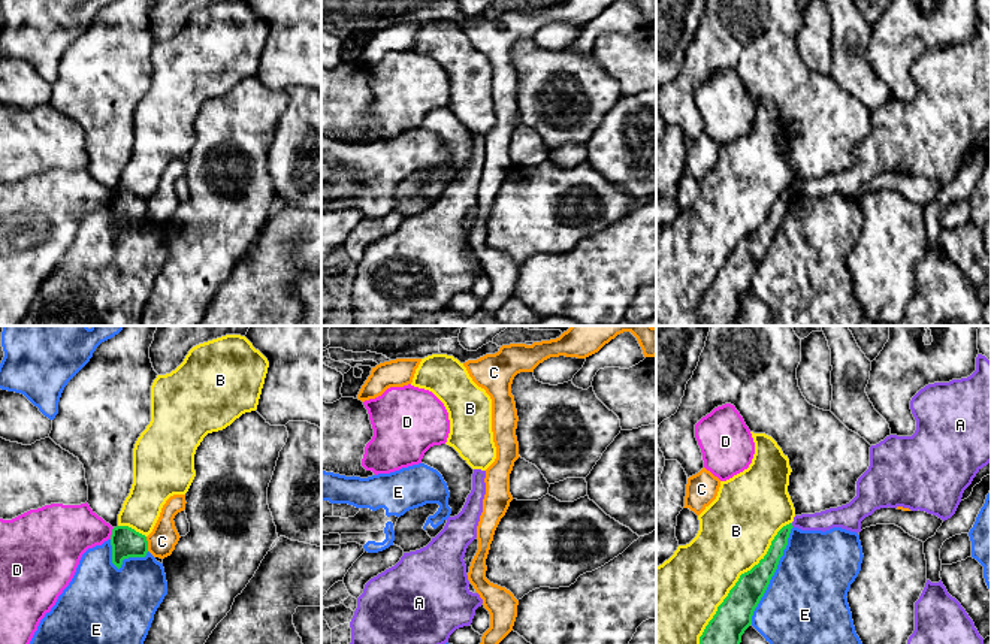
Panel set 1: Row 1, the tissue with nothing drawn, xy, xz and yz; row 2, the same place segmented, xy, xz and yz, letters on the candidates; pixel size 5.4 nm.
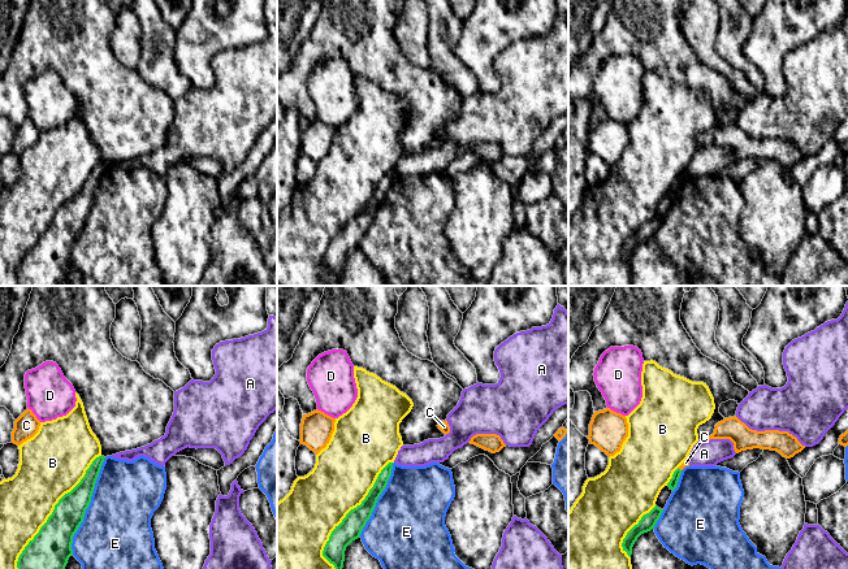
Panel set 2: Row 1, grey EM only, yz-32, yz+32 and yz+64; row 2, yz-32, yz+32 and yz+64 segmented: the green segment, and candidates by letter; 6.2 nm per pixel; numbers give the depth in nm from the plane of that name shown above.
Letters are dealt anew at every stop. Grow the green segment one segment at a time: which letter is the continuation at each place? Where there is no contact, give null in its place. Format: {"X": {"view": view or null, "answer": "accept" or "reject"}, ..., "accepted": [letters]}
{"A": {"view": "yz", "answer": "reject"}, "B": {"view": "yz", "answer": "reject"}, "C": {"view": "xy", "answer": "reject"}, "D": {"view": "xy", "answer": "reject"}, "E": {"view": "yz", "answer": "reject"}, "accepted": []}

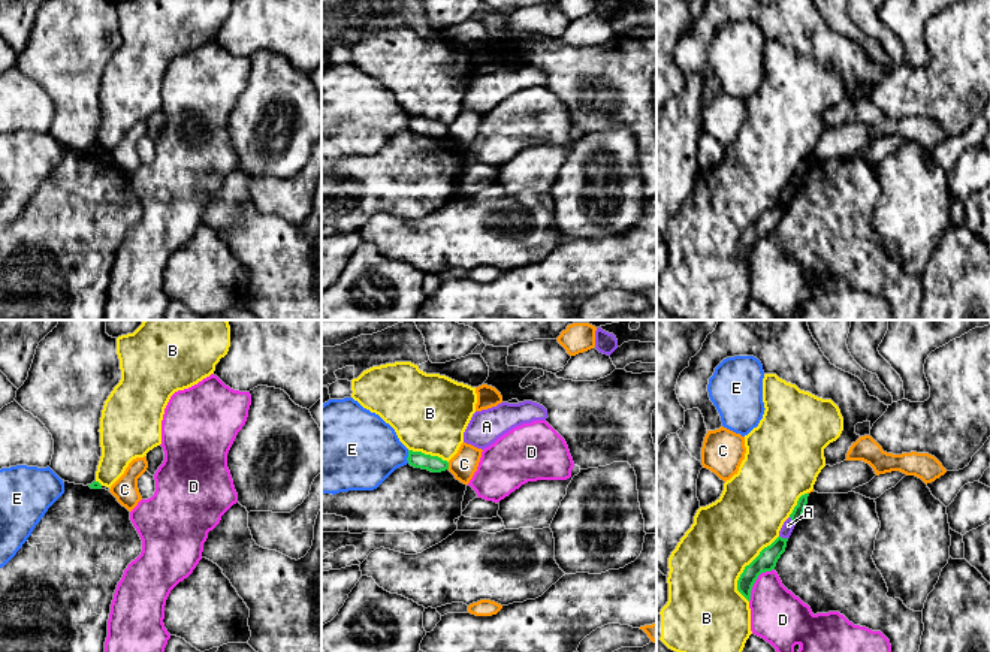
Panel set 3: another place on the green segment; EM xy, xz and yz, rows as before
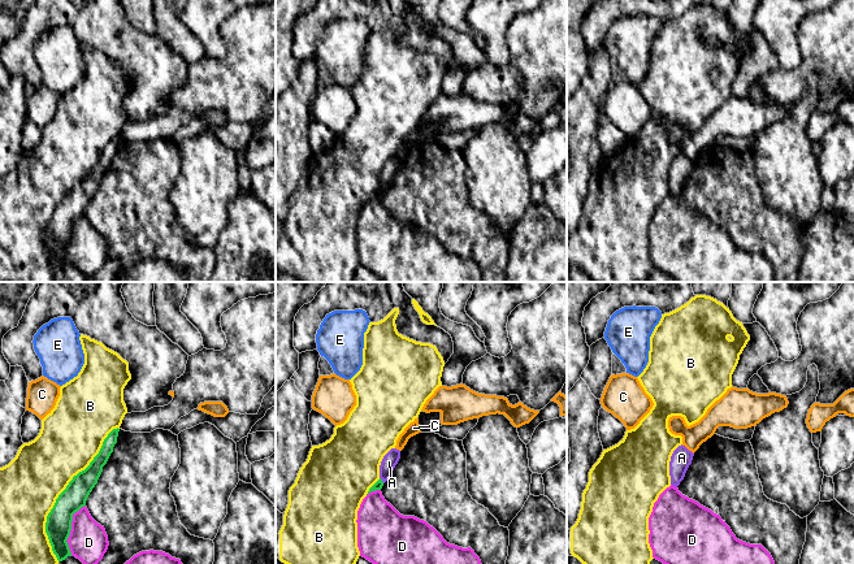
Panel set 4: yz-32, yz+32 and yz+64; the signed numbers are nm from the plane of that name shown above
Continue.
{"A": {"view": "yz", "answer": "reject"}, "B": {"view": "yz", "answer": "reject"}, "C": {"view": "xz", "answer": "reject"}, "D": {"view": "yz", "answer": "reject"}, "E": {"view": "xz", "answer": "reject"}, "accepted": []}

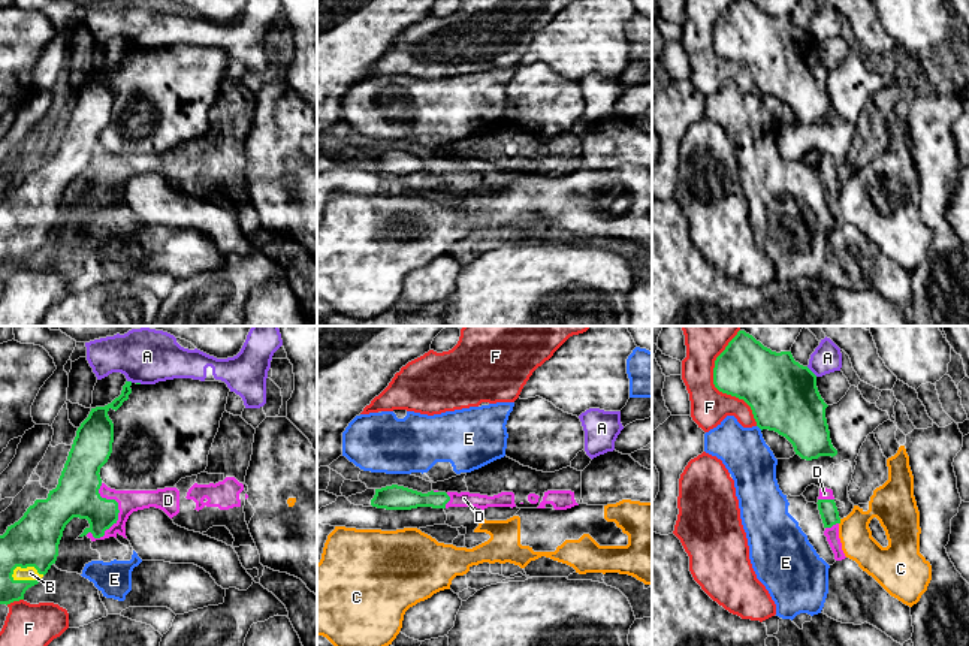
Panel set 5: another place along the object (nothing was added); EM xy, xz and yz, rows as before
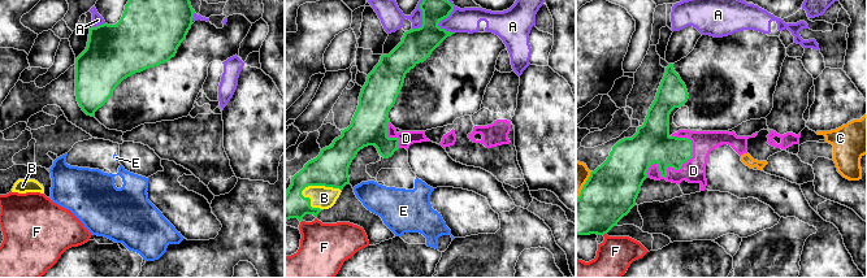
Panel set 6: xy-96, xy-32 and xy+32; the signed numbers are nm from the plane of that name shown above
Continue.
{"A": {"view": "yz", "answer": "reject"}, "B": {"view": "xy", "answer": "accept"}, "C": {"view": "yz", "answer": "reject"}, "D": {"view": "xy", "answer": "accept"}, "E": {"view": "yz", "answer": "reject"}, "F": {"view": "yz", "answer": "reject"}, "accepted": ["B", "D"]}

